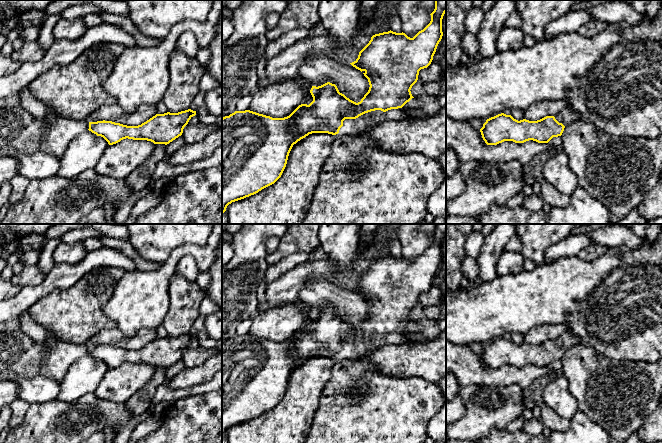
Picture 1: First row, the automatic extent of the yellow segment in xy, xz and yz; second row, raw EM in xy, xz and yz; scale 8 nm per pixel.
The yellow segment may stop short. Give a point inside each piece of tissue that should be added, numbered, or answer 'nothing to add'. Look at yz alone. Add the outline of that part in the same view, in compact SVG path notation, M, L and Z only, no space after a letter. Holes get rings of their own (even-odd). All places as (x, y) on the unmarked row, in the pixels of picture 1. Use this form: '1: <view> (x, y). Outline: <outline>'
1: yz (566, 340). Outline: M565 331L554 341L559 347L562 347L564 350L567 350L572 346L576 345L579 341L579 338L576 335L574 335L572 332Z

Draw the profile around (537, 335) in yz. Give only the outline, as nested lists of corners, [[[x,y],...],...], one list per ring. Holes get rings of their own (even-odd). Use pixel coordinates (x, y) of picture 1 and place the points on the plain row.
[[[565,323],[532,328],[524,335],[524,343],[537,345],[546,340],[555,340],[562,333],[567,331],[567,328],[568,325]]]

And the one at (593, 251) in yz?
[[[590,243],[586,248],[584,248],[581,252],[577,254],[577,257],[585,262],[591,262],[603,256],[607,251],[608,248],[604,246]]]

